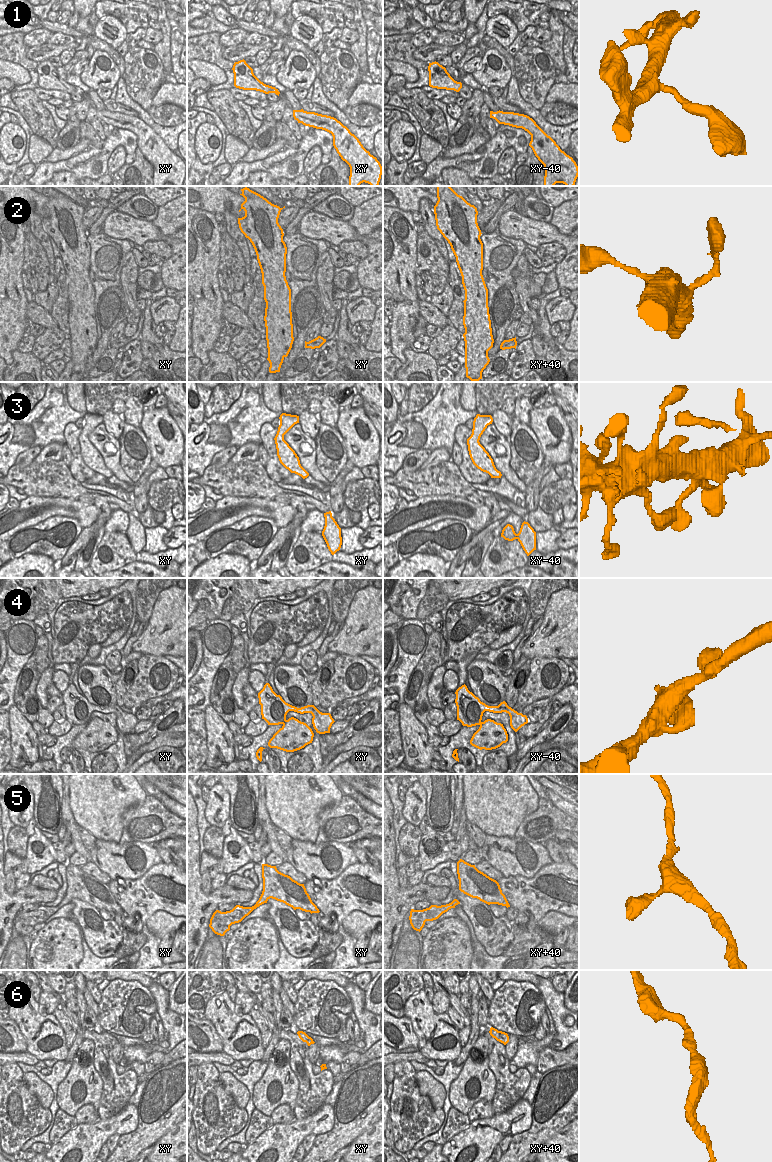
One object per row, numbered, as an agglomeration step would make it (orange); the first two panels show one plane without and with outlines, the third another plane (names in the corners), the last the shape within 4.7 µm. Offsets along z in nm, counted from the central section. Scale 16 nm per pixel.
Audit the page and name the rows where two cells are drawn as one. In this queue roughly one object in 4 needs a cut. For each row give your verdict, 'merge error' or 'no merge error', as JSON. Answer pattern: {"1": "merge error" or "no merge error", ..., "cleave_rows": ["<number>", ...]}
{"1": "no merge error", "2": "no merge error", "3": "no merge error", "4": "no merge error", "5": "no merge error", "6": "no merge error", "cleave_rows": []}

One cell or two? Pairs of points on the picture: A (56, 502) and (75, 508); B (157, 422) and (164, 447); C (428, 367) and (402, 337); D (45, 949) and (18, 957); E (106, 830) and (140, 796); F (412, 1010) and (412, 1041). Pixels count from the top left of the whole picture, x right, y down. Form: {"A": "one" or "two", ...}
{"A": "one", "B": "one", "C": "two", "D": "two", "E": "one", "F": "two"}

